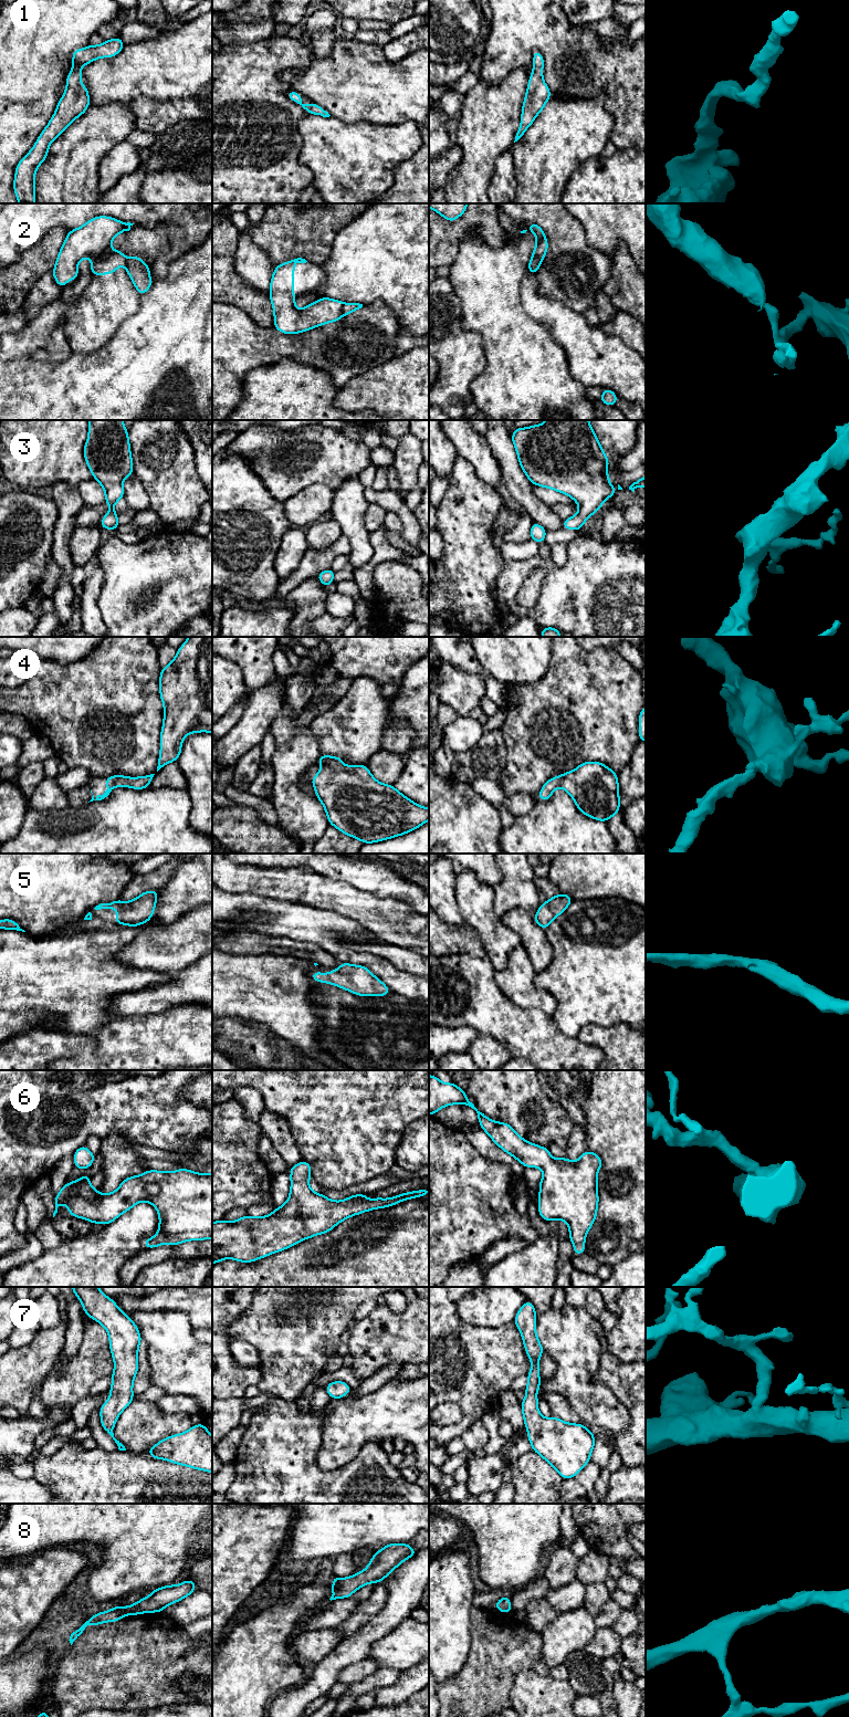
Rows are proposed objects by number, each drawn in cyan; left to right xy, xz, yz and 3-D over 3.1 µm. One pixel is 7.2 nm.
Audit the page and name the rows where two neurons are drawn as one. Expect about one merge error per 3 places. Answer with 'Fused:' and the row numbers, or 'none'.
Fused: 2

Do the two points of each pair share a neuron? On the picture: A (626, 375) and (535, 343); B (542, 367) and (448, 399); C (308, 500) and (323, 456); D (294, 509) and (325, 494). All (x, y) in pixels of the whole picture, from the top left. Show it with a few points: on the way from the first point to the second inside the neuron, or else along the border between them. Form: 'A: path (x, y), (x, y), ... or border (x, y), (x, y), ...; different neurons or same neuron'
A: border (549, 333), (564, 349), (568, 372), (575, 378); different neurons
B: border (484, 369), (471, 384), (472, 401); different neurons
C: border (333, 490), (321, 483), (312, 483), (291, 495); different neurons
D: path (302, 509), (317, 498); same neuron

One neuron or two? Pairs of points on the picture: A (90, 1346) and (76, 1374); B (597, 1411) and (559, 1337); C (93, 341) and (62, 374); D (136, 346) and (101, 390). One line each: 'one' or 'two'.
A: one
B: one
C: two
D: one

